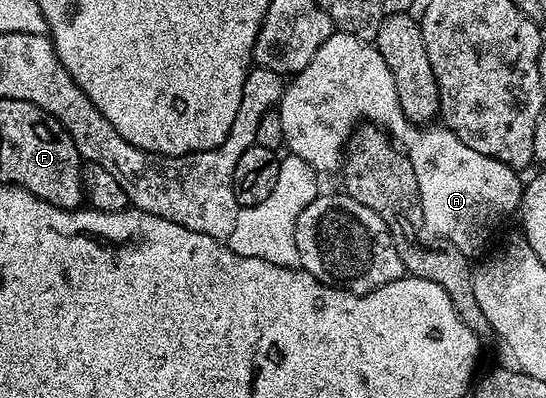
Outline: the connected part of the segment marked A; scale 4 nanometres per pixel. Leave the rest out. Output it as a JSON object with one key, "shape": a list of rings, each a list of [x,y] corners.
{"shape":[[[331,33],[329,40],[325,40],[325,44],[317,48],[313,60],[309,60],[301,73],[294,75],[286,83],[277,113],[281,120],[286,149],[301,156],[301,160],[305,160],[305,164],[309,164],[317,172],[340,169],[345,139],[356,124],[366,120],[386,130],[392,139],[401,143],[407,158],[413,164],[413,172],[417,172],[424,227],[428,231],[431,229],[439,237],[436,239],[453,244],[453,248],[457,248],[462,254],[474,256],[490,240],[491,233],[514,210],[516,213],[520,209],[524,183],[519,182],[520,175],[516,170],[501,160],[490,158],[481,152],[473,152],[469,144],[461,144],[458,136],[442,124],[422,126],[408,122],[397,100],[397,84],[393,84],[393,72],[389,72],[389,64],[385,64],[381,52],[374,44],[358,38],[356,34]]]}

